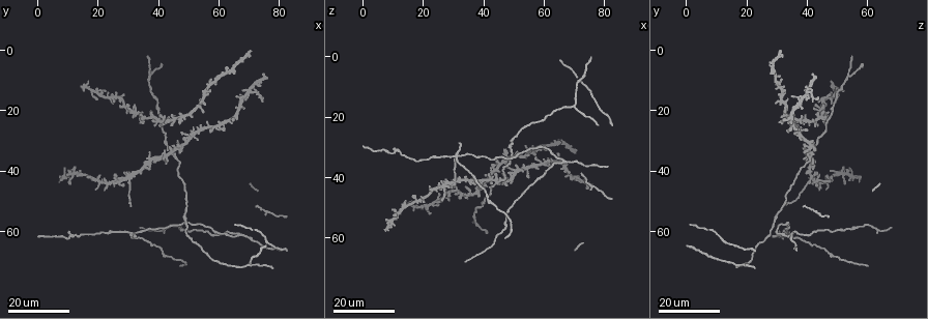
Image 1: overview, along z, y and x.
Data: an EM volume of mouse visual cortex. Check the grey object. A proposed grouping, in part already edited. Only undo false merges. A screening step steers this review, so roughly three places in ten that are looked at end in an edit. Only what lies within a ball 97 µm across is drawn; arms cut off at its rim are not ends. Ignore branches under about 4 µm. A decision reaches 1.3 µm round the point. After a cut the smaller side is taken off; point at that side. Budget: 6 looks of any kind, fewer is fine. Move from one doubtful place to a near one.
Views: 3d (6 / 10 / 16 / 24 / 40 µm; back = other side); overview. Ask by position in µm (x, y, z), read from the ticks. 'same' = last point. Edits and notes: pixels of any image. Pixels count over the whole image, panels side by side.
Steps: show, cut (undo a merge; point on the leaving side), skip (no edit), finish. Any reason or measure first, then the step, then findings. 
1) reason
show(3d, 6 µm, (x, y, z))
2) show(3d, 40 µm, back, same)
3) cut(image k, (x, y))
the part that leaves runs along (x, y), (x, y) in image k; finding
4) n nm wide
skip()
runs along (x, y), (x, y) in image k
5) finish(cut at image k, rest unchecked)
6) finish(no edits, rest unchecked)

arms part here
show(3d, 24 µm, (67, 61, 35))

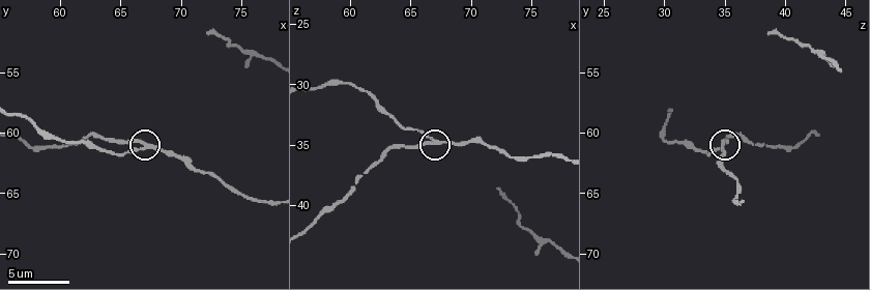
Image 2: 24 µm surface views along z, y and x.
show(3d, 6 µm, (66.4, 60.8, 35.0))

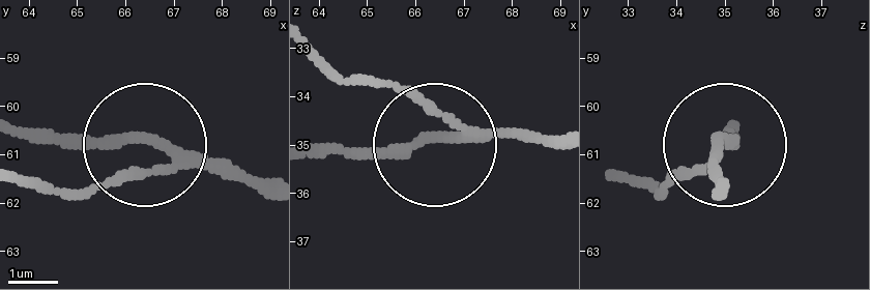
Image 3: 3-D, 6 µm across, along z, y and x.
skip()
runs along (616, 175), (666, 187), (716, 139), (716, 179) in image 3; continuous, no second neuron

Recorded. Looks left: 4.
four or more arms meet
show(3d, 16 µm, (30, 42, 41))

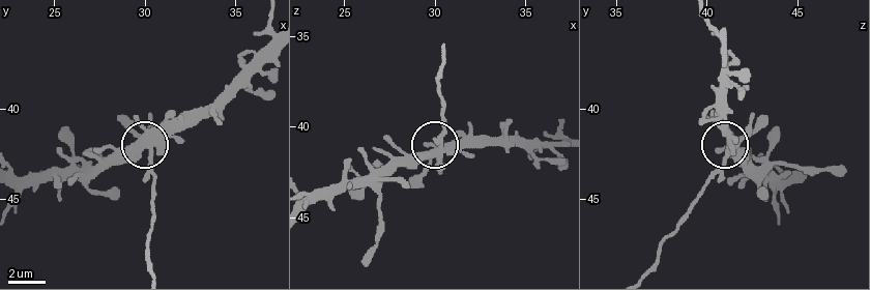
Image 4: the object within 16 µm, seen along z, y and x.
zoom in
show(3d, 6 µm, (30.3, 42.3, 41.3))

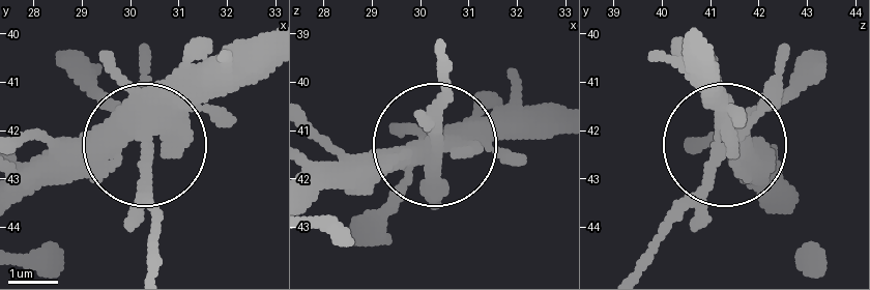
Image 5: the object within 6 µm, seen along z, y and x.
side arm 15 µm; 4 arms
cut(image 5, (149, 194))
two neurons meet here

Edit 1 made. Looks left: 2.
finish(cut at image 5, rest unchecked)

